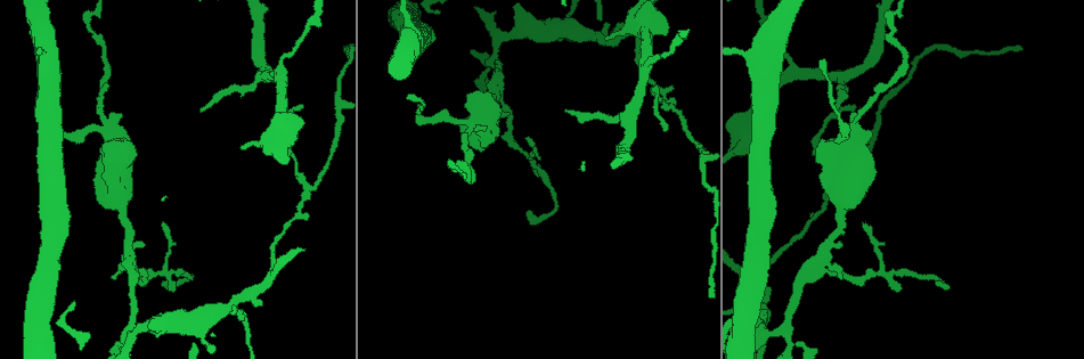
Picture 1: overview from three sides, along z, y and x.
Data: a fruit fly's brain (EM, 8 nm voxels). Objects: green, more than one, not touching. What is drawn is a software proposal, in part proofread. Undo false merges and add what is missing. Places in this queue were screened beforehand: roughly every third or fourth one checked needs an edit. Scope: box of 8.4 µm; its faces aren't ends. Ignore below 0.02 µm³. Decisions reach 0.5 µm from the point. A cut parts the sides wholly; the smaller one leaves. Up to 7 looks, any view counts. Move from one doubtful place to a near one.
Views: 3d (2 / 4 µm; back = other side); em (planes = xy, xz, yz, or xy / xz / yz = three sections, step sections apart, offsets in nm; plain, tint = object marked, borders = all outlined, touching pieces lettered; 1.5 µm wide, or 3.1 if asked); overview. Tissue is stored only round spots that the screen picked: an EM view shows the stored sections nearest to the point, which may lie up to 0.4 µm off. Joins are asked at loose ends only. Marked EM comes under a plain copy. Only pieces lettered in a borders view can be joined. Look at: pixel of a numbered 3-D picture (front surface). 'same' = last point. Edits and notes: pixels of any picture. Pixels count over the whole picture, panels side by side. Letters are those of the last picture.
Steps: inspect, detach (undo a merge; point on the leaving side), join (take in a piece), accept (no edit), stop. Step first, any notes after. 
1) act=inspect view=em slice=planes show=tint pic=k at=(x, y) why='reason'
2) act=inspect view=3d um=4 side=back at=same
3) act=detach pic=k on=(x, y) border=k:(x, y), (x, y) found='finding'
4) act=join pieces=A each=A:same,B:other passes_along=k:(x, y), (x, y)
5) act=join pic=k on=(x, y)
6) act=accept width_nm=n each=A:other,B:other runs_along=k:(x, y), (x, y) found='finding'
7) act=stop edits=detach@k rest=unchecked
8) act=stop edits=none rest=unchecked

act=inspect view=3d um=4 pic=1 at=(605, 38) why='branch stops here'

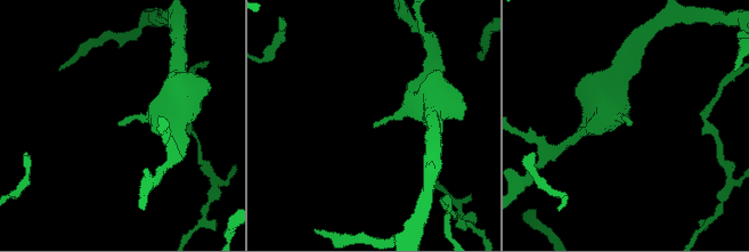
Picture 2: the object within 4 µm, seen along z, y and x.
act=inspect view=em slice=yz step=4 show=tint pic=2 at=(374, 125) why='need the tissue'

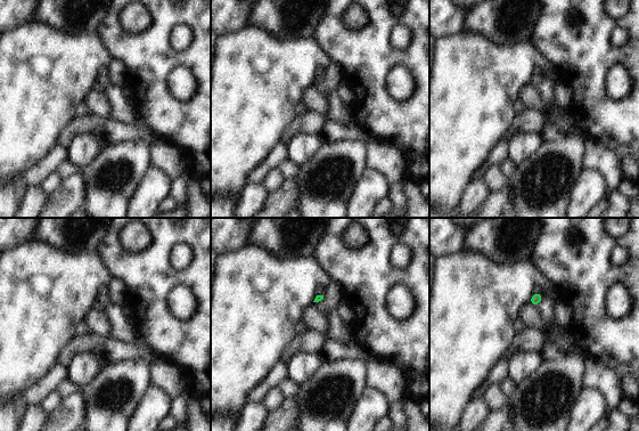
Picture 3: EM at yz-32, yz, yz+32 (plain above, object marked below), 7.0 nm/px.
act=inspect view=em slice=planes show=borders at=same

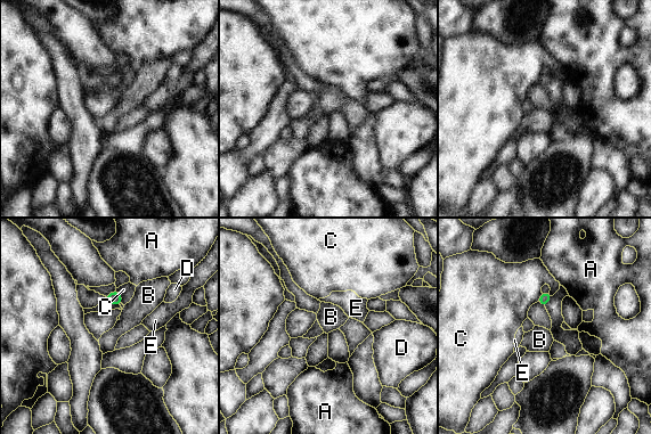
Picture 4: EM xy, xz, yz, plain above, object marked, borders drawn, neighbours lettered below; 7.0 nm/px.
act=accept each=A:other,B:other,C:other,D:other,E:other found='none of them fits'

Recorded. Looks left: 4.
act=inspect view=3d um=2 pic=1 at=(667, 128) why='an open end'

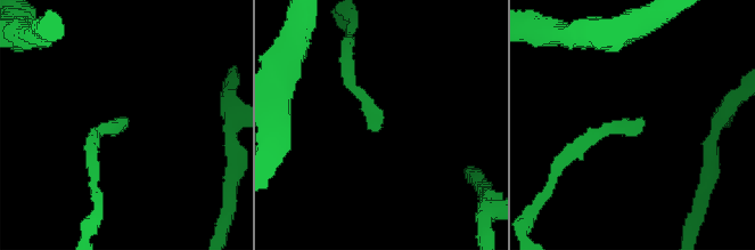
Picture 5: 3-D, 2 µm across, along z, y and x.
act=inspect view=em slice=planes show=tint pic=5 at=(122, 121)

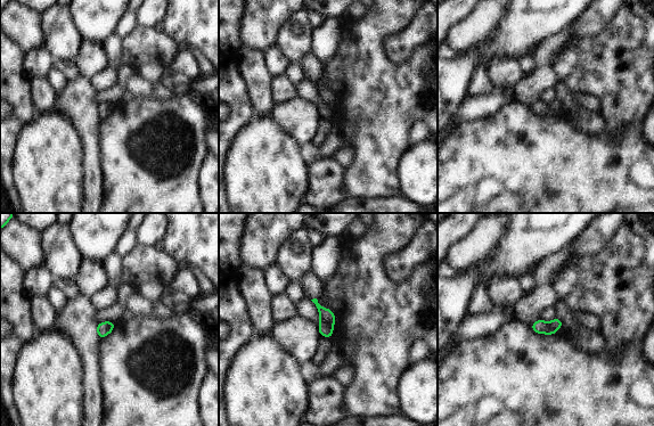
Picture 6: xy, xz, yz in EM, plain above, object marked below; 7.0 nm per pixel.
act=inspect view=em slice=planes show=borders at=same

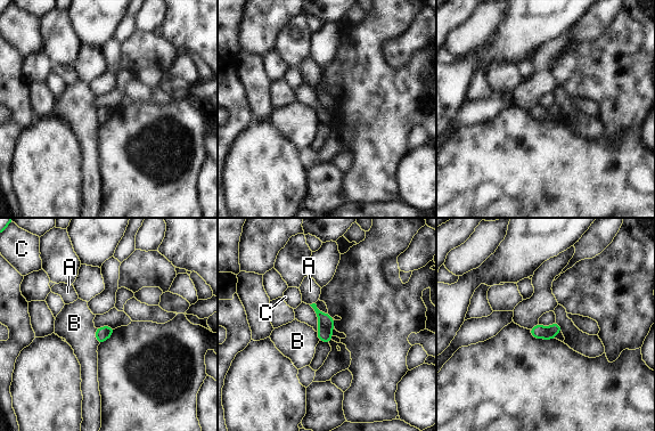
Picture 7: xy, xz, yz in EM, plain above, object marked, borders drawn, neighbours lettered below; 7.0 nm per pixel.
act=accept width_nm=100 each=A:other,B:other,C:other border=7:(96, 328), (95, 336), (99, 343) found='no lettered piece goes on from it'

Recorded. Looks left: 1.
act=stop edits=none rest=unchecked

